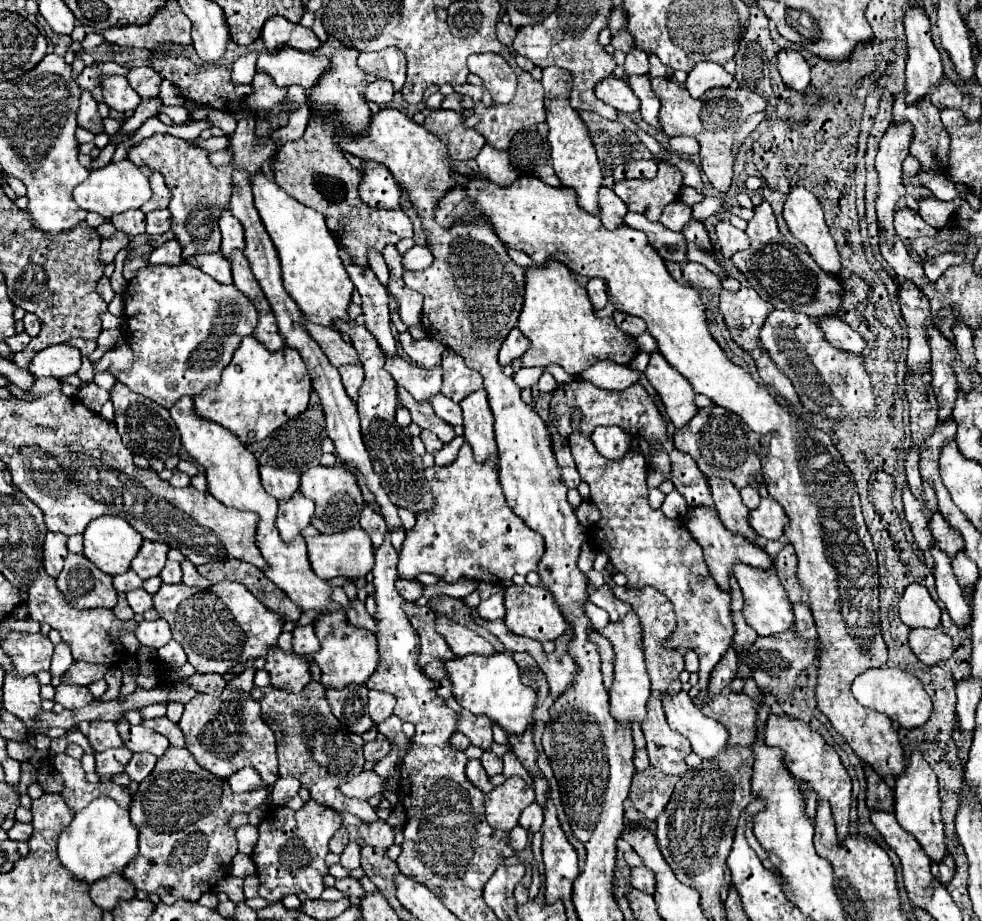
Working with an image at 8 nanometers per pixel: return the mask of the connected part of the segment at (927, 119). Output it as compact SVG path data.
M905 92L897 94L895 106L893 106L893 122L909 122L913 124L913 144L911 144L911 154L921 162L921 170L927 172L943 172L947 174L947 162L949 162L949 134L945 126L939 120L939 110L925 98L917 100L917 104L905 104Z

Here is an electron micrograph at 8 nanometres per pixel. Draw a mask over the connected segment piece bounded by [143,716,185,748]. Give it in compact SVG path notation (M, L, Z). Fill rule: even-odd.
M163 716L163 718L153 718L153 720L143 720L143 726L151 728L151 730L155 730L155 732L159 732L159 734L163 734L165 738L169 738L171 746L179 746L179 748L185 746L181 728L179 728L177 724L173 724L167 716Z

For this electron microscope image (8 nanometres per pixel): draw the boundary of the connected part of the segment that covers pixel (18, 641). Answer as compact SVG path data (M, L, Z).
M11 632L5 642L1 642L3 650L11 656L17 676L31 676L43 670L49 670L53 644L43 634L27 634L27 632Z

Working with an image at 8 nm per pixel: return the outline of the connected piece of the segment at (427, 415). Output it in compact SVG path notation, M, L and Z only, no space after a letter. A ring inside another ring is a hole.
M397 388L399 392L399 400L401 404L411 412L411 418L415 424L419 424L421 429L429 429L431 432L435 432L443 444L449 444L453 438L455 438L455 432L453 432L453 426L447 424L443 418L439 418L431 404L421 404L417 400L413 400L413 396L409 396L409 392L405 392L405 388Z

